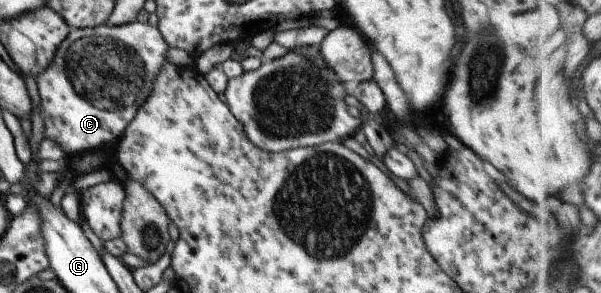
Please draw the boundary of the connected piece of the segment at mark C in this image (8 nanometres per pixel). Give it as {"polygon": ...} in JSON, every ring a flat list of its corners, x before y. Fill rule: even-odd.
{"polygon":[[134,20,122,26,104,23,92,28,71,29,58,47,52,64,35,78,40,94,45,138,56,142,64,150,66,160,100,148,112,147,123,136,128,124,136,118,138,108,152,94,154,78,158,76,162,64,170,62,167,58,169,49,162,33,147,22]]}

